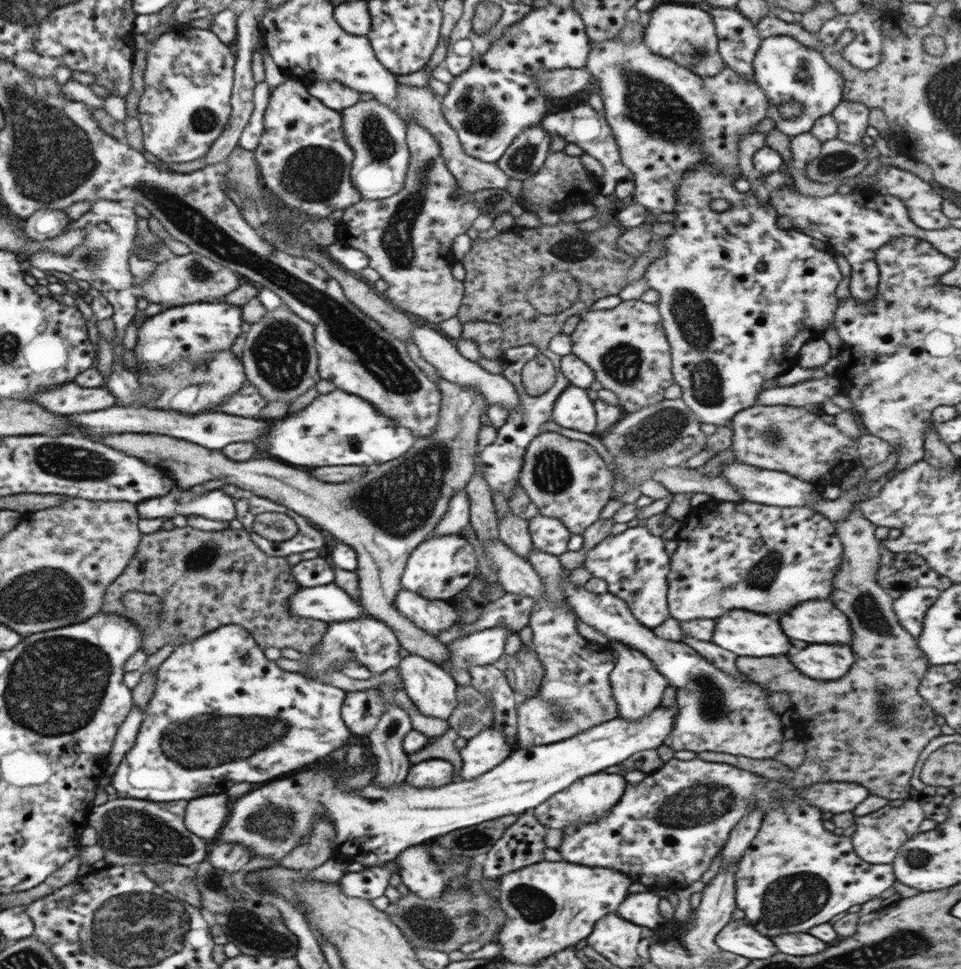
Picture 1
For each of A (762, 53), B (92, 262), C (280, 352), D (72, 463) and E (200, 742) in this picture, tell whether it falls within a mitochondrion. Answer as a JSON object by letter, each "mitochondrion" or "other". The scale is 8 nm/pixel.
{"A":"other","B":"mitochondrion","C":"mitochondrion","D":"mitochondrion","E":"mitochondrion"}

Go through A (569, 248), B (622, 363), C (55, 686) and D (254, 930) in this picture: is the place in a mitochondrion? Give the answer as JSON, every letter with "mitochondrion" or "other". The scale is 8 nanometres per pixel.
{"A":"mitochondrion","B":"mitochondrion","C":"mitochondrion","D":"mitochondrion"}

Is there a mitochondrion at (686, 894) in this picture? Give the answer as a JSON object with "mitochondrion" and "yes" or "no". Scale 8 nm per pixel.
{"mitochondrion":"no"}

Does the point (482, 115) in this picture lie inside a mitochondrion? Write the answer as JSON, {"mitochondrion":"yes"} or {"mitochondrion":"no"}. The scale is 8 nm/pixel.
{"mitochondrion":"yes"}

